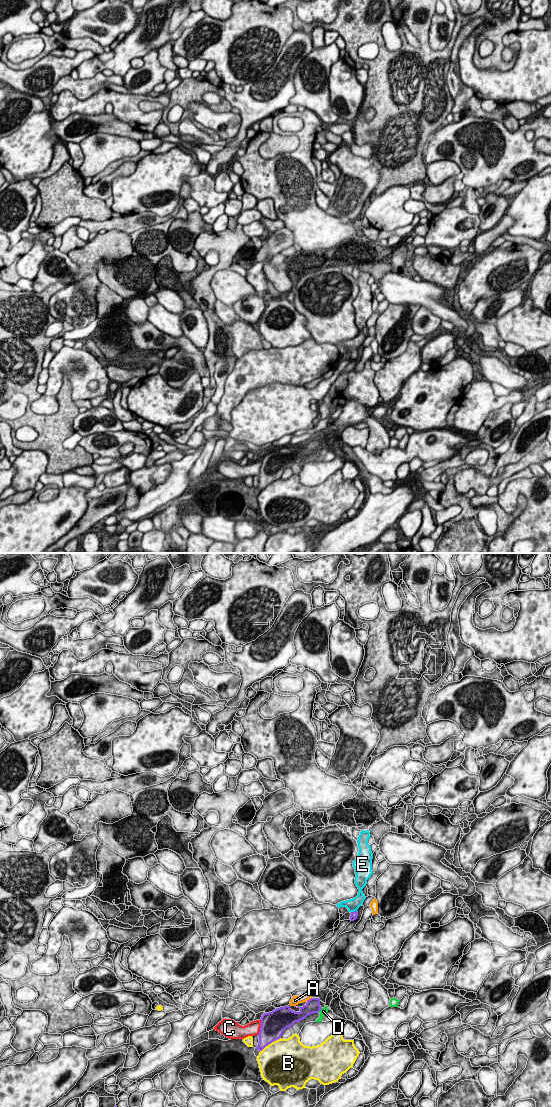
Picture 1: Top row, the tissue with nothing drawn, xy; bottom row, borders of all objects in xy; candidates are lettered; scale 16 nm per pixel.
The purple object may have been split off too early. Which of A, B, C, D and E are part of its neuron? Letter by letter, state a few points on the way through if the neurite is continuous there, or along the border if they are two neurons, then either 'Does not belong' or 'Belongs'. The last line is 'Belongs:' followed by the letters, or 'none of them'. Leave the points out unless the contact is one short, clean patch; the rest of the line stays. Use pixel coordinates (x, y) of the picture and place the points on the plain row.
A: Does not belong
B: Does not belong
C: Does not belong
D: Does not belong
E: Path across: xy (354, 355), (354, 351), (352, 345). Belongs
Belongs: E

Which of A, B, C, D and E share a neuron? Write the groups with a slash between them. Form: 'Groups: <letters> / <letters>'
Groups: A / B / C / D / E

